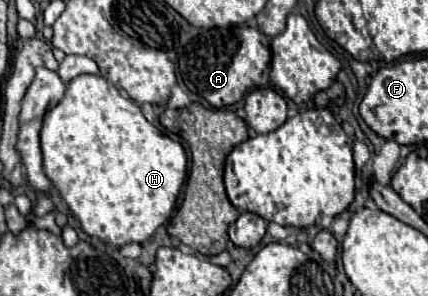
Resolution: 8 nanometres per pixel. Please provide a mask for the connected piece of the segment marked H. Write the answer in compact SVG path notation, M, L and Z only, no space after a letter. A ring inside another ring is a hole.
M81 74L77 78L73 78L69 84L67 84L67 90L65 90L65 96L63 100L45 114L45 120L43 120L43 128L41 128L41 152L43 152L43 166L45 166L45 174L47 178L57 186L59 194L63 196L63 200L69 204L71 212L77 216L81 228L89 234L89 236L97 236L99 240L107 242L107 244L113 244L117 248L123 248L125 244L131 244L131 242L137 242L137 244L143 244L145 240L149 240L155 230L167 222L173 214L173 208L175 208L175 202L177 202L177 196L181 192L181 186L187 178L187 154L185 154L185 148L171 140L167 134L163 134L159 128L155 128L151 122L145 120L139 104L121 94L115 86L109 88L107 80L103 76L93 76L93 74Z

